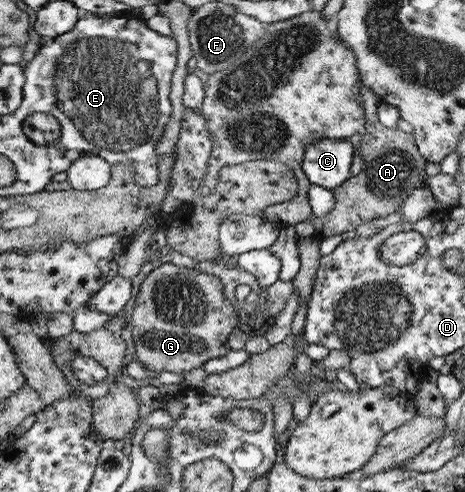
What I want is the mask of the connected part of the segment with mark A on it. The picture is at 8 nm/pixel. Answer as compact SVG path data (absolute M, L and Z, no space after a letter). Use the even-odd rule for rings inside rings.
M363 84L361 99L365 100L366 131L360 134L360 153L362 159L366 155L366 167L356 177L351 177L333 190L335 204L326 215L311 217L316 234L322 238L342 235L374 217L394 214L401 209L415 189L426 186L425 171L429 161L418 151L413 134L382 124L377 116L382 97Z

